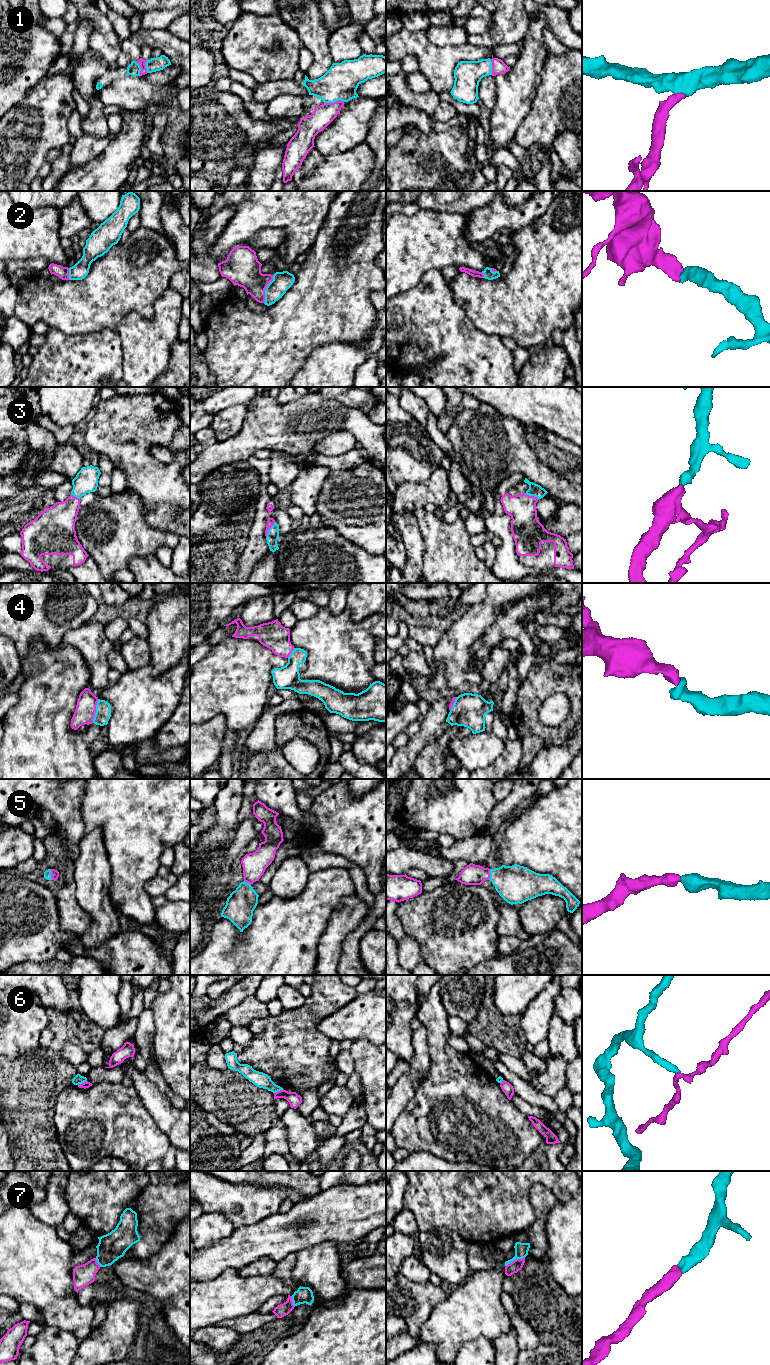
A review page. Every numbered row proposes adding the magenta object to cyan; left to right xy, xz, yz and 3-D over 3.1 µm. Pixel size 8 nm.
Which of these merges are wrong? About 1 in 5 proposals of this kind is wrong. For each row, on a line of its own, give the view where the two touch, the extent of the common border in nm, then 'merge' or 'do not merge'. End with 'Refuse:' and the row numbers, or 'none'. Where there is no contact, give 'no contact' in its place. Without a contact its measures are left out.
1: meets cyan in xz; contact 160 nm long; merge
2: meets cyan in xz; contact 240 nm long; merge
3: meets cyan in xz; contact 150 nm long; merge
4: meets cyan in xy; contact 200 nm long; merge
5: meets cyan in xy; contact 90 nm long; merge
6: meets cyan in xz; contact 90 nm long; do not merge
7: meets cyan in yz; contact 170 nm long; merge
Refuse: 6

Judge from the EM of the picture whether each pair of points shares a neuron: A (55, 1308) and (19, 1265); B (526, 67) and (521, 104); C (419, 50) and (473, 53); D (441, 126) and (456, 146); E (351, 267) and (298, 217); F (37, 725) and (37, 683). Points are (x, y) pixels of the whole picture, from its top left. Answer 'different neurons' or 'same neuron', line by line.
A: same neuron
B: same neuron
C: same neuron
D: different neurons
E: different neurons
F: same neuron

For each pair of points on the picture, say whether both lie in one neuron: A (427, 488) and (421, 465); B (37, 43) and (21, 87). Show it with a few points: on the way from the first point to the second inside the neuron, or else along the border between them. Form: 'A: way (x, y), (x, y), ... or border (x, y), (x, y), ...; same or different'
A: border (440, 465), (424, 480), (402, 483); different
B: way (37, 54), (37, 64), (25, 76); same

